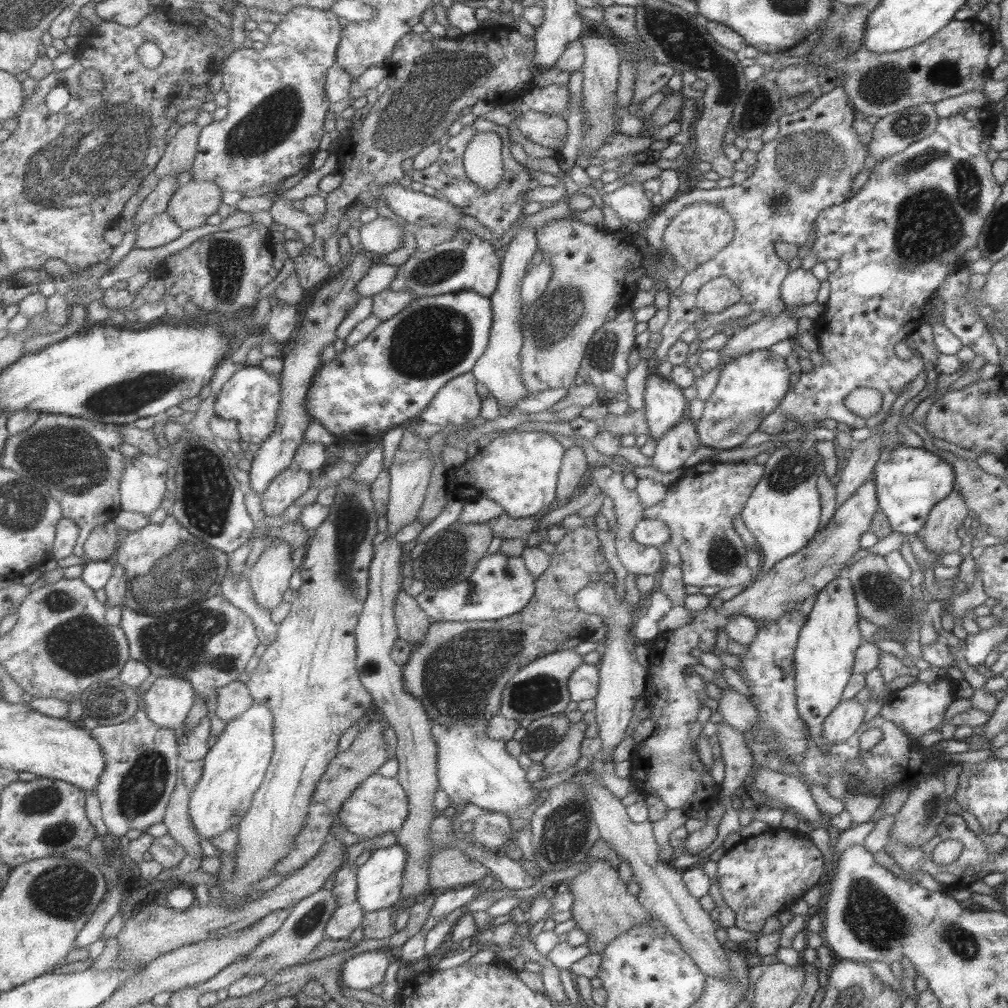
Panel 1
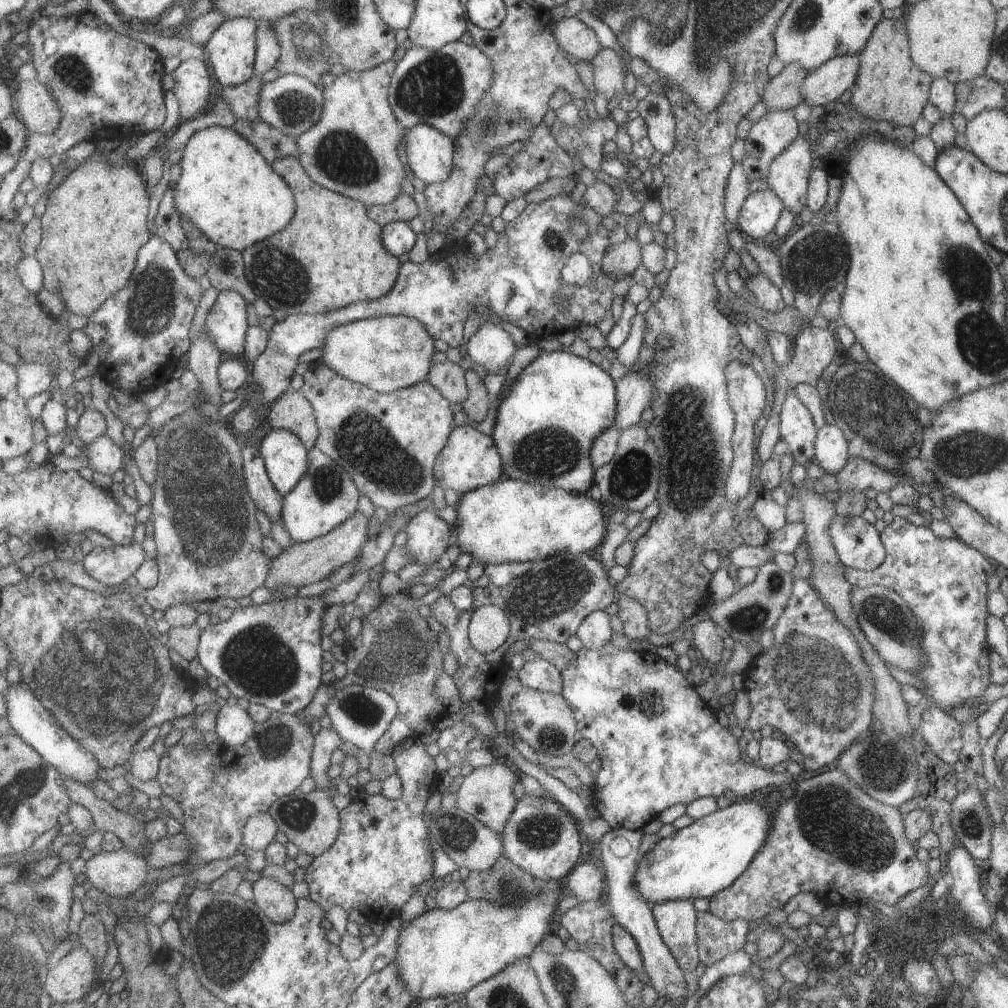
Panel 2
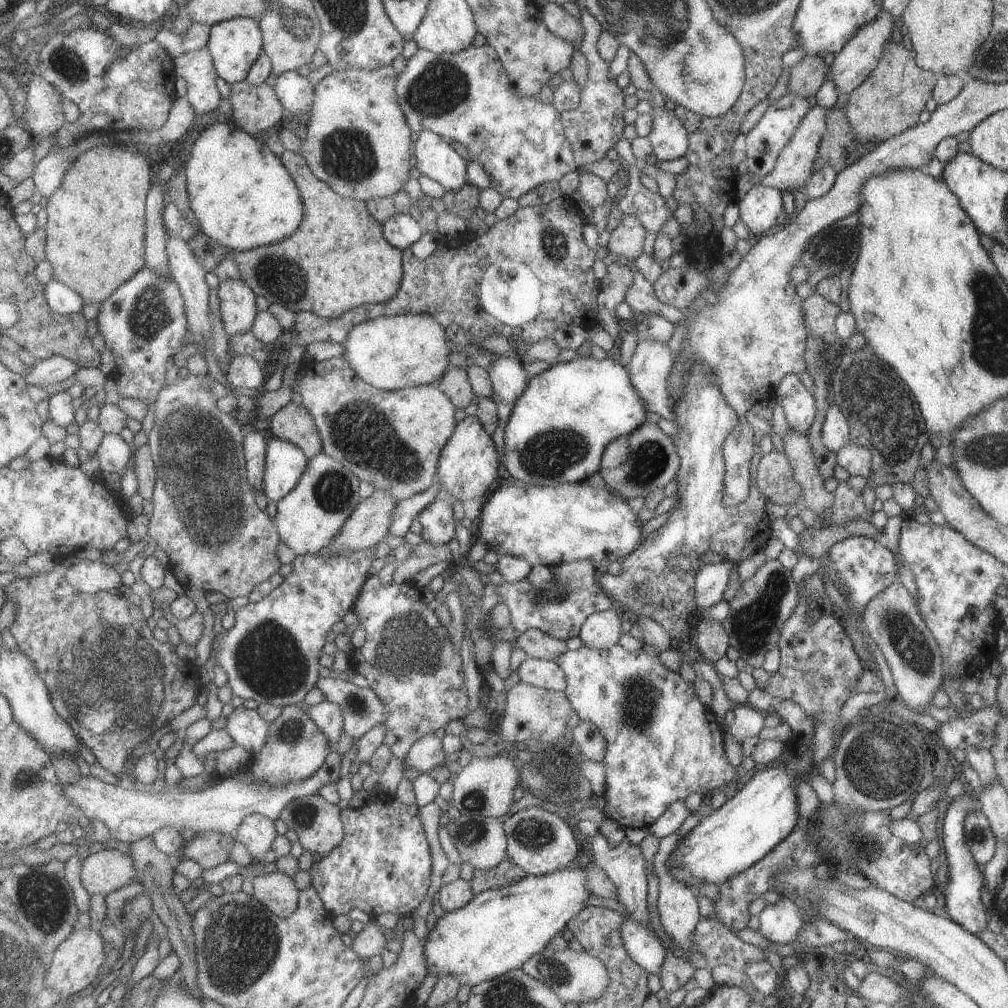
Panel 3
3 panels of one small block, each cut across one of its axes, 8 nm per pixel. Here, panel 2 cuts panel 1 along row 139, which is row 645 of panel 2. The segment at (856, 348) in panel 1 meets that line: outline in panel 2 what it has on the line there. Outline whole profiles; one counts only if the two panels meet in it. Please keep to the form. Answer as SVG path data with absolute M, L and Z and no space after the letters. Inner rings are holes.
M893 517L891 523L884 526L880 532L880 541L885 549L885 558L875 570L856 572L841 564L843 576L851 586L861 588L881 585L894 590L905 600L921 630L921 650L925 652L925 658L907 673L915 676L922 685L922 689L918 691L923 694L923 700L933 702L939 710L950 714L951 710L963 706L967 700L978 698L991 684L987 667L990 646L985 638L985 616L988 614L987 577L993 572L1002 574L1003 571L997 562L983 556L978 550L969 548L958 537L939 538L929 527L913 526L901 517Z

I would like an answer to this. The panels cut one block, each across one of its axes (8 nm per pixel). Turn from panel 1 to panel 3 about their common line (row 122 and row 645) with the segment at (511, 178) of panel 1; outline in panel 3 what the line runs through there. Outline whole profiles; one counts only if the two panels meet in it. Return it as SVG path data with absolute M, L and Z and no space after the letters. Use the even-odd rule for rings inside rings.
M578 560L564 562L558 565L534 565L531 574L522 581L509 583L504 581L500 585L487 583L482 590L482 597L466 614L466 628L469 629L473 642L472 652L474 662L482 672L493 660L493 651L497 644L485 642L481 637L481 629L488 622L491 609L499 603L507 605L512 612L512 623L501 631L498 639L501 642L516 641L523 633L531 629L539 629L556 639L568 642L582 632L583 623L591 613L609 609L611 598L595 582L596 570L593 570L591 561Z

